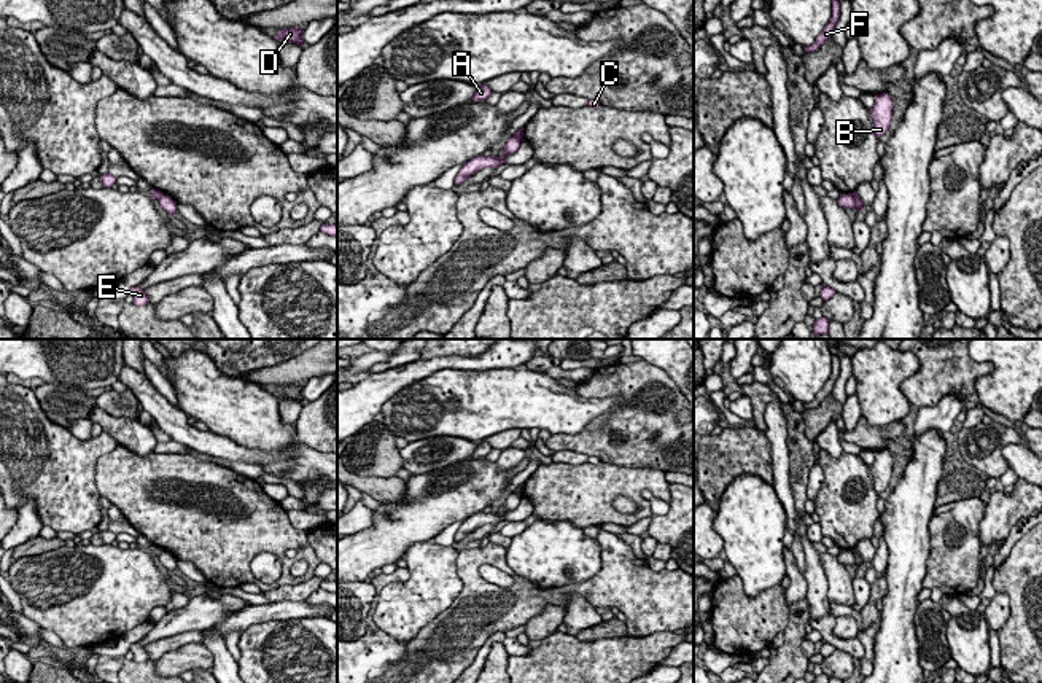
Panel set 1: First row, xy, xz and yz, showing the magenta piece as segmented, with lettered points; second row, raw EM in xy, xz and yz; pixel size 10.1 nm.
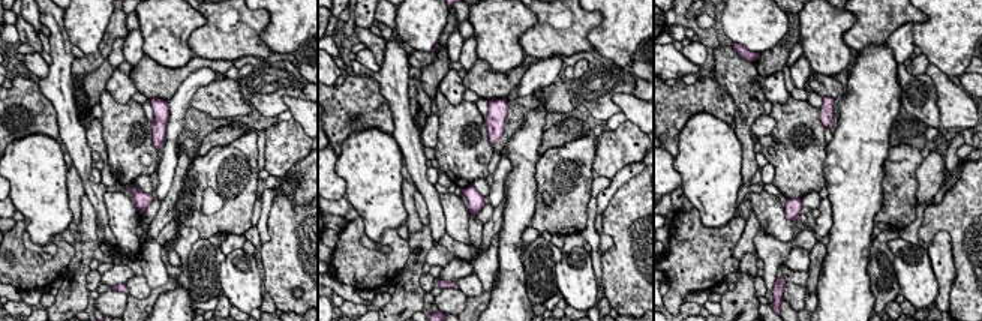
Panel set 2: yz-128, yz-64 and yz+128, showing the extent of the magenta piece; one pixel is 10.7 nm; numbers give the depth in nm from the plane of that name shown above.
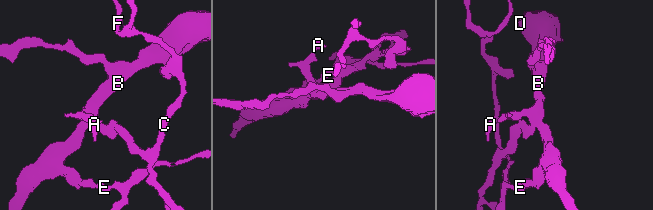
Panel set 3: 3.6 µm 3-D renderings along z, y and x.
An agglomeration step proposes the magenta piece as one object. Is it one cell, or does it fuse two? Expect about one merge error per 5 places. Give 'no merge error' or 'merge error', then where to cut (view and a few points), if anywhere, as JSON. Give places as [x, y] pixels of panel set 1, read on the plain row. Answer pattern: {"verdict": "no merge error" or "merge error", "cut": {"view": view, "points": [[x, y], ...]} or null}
{"verdict": "merge error", "cut": {"view": "yz", "points": [[850, 550], [856, 564]]}}

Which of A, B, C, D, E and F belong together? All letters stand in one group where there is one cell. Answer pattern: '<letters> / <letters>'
A B D E / C F

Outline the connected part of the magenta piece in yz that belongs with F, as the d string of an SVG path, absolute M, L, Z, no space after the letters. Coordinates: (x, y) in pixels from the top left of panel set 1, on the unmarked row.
M832 355L832 374L824 384L824 387L816 393L816 398L811 403L803 403L805 409L815 409L821 404L822 400L826 400L834 388L834 384L840 374L840 360L837 355Z

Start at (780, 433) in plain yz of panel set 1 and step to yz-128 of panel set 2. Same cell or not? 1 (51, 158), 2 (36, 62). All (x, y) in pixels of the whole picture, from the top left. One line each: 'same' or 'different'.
1: different
2: different

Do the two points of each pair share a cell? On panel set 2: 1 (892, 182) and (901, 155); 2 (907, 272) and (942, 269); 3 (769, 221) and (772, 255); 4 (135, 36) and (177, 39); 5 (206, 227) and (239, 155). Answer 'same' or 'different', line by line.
1: same
2: different
3: different
4: different
5: same

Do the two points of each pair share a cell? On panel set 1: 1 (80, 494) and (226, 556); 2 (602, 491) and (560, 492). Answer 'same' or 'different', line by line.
1: different
2: same

